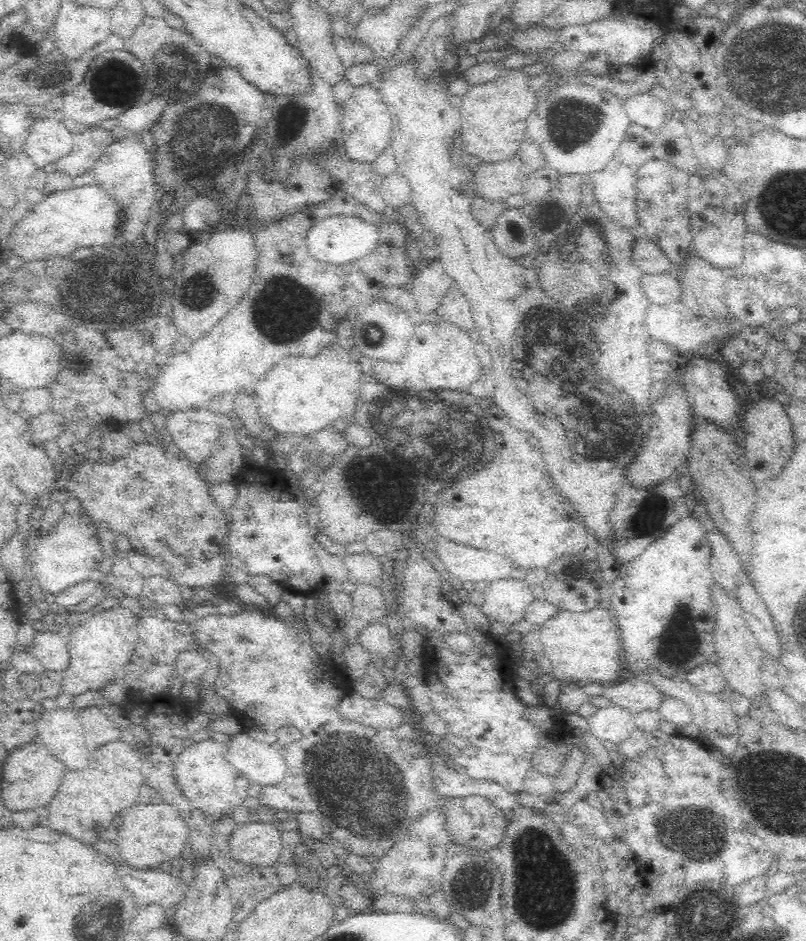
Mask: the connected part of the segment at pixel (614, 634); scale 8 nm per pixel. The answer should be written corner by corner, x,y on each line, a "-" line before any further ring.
594,608
582,614
560,612
556,618
548,620
542,626
542,644
546,650
546,658
550,658
552,667
563,684
614,682
618,676
625,675
620,658
620,632
618,626
610,622
610,614
606,610

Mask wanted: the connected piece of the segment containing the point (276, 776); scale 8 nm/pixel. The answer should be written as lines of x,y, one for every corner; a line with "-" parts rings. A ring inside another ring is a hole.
238,734
230,742
228,760
234,768
242,768
250,780
258,780
258,774
270,774
270,780
260,782
260,786
276,786
286,778
284,756
272,746
250,738
248,734

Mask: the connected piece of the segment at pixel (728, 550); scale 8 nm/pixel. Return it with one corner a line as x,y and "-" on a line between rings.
712,540
712,572
720,586
736,586
736,574
740,572
738,556
726,540

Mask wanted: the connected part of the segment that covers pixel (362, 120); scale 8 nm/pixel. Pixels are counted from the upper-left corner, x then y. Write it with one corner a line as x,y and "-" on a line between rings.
374,84
356,87
352,96
342,106
340,129
344,136
341,138
344,142
344,148
346,148
346,161
350,166
360,167
366,163
374,162
390,144
392,124
390,124
388,108
382,93

